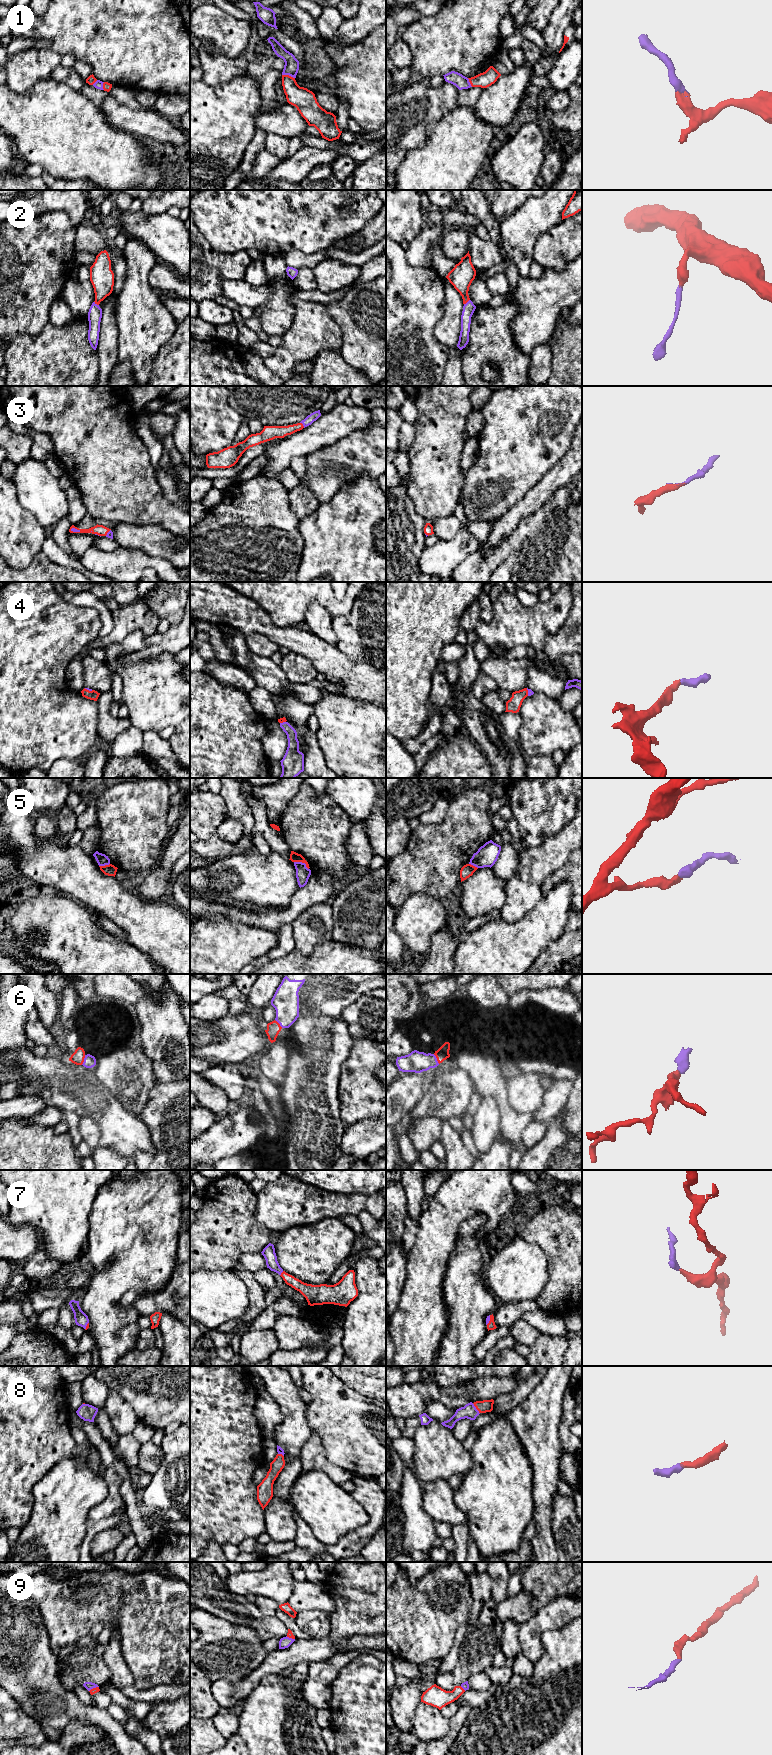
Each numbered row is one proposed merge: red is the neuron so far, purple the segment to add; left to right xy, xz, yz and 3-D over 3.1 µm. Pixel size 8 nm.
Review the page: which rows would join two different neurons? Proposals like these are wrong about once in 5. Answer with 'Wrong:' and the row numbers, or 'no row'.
Wrong: 5

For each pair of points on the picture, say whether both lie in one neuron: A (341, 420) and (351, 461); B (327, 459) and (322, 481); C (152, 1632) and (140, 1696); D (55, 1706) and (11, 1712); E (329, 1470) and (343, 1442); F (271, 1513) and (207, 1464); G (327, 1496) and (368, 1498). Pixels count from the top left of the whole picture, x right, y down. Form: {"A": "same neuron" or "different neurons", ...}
{"A": "different neurons", "B": "same neuron", "C": "different neurons", "D": "different neurons", "E": "different neurons", "F": "different neurons", "G": "different neurons"}

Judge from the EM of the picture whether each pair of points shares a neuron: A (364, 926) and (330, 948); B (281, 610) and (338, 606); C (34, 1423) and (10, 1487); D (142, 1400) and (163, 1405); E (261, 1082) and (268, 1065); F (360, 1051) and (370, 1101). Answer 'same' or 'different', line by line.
A: different
B: same
C: same
D: same
E: different
F: same

